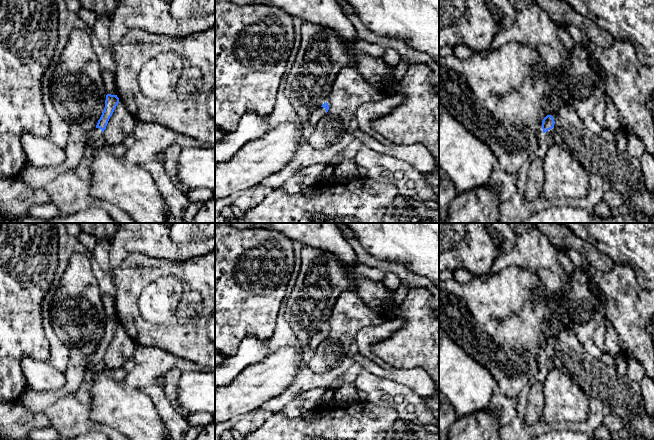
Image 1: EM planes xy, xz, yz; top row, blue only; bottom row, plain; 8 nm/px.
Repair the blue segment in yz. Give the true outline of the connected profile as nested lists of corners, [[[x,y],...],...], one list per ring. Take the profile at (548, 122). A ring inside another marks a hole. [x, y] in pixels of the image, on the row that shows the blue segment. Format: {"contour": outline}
{"contour": [[[547,115],[542,121],[542,129],[545,137],[549,137],[554,132],[555,121],[553,116]]]}

